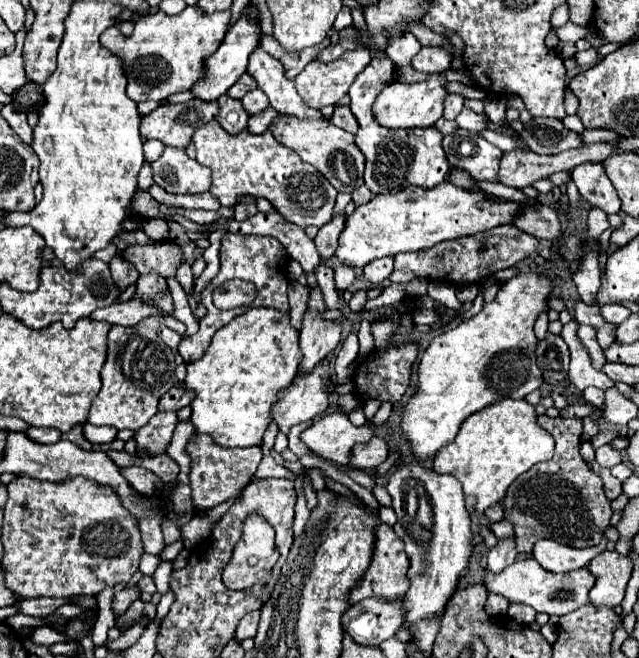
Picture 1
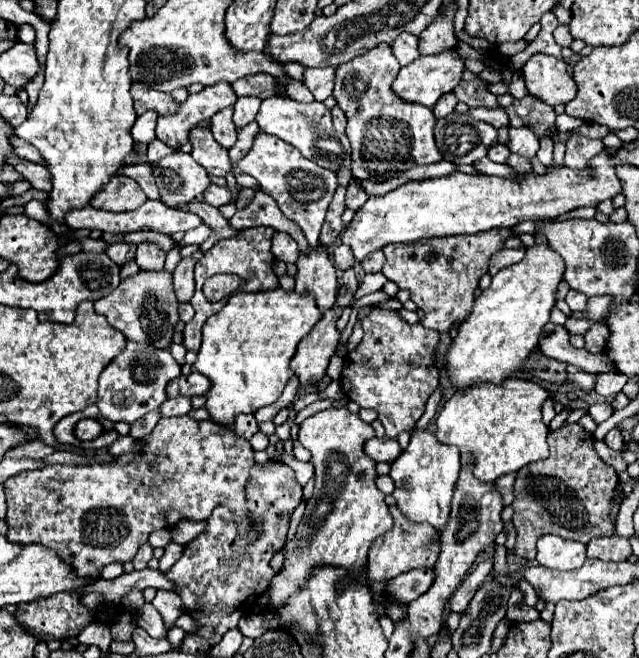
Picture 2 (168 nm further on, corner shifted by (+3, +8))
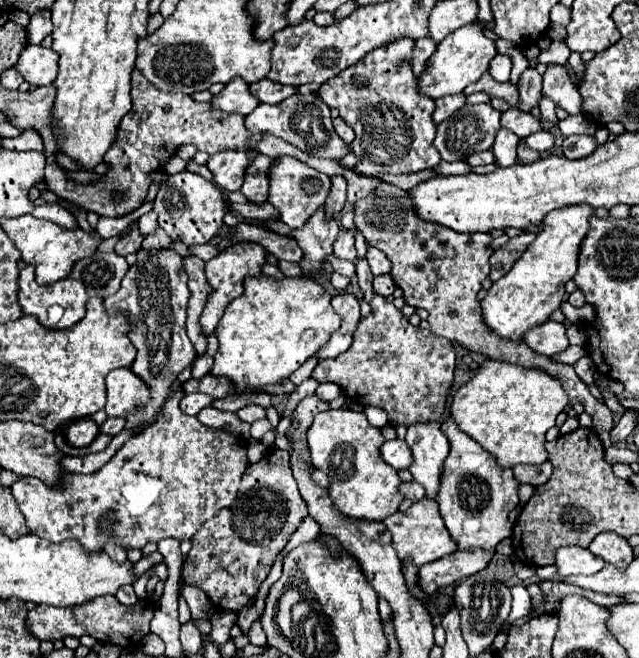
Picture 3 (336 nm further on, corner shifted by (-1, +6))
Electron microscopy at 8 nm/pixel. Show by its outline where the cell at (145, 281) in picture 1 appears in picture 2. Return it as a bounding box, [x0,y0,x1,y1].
[137,243,165,271]

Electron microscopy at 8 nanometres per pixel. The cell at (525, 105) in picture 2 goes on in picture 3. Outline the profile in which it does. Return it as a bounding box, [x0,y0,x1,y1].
[517,71,541,111]

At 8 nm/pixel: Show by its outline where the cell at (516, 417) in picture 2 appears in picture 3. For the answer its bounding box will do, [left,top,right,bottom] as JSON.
[451,359,569,467]

